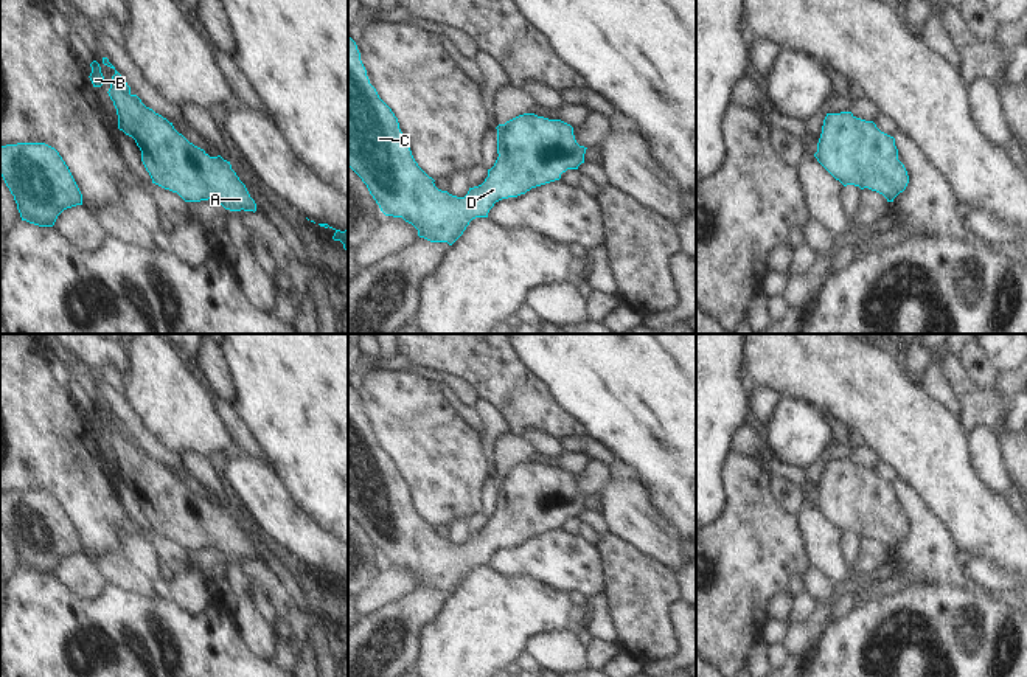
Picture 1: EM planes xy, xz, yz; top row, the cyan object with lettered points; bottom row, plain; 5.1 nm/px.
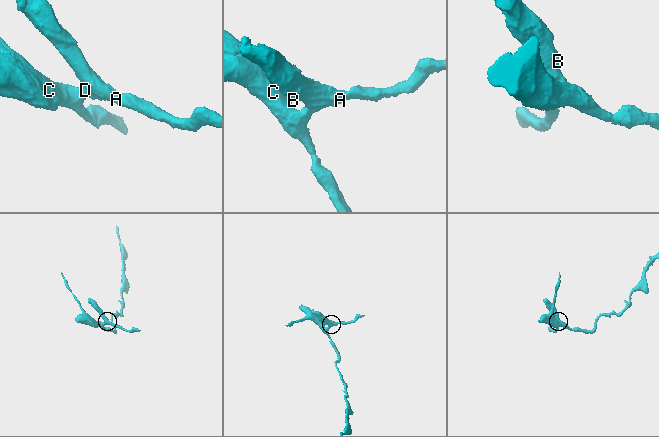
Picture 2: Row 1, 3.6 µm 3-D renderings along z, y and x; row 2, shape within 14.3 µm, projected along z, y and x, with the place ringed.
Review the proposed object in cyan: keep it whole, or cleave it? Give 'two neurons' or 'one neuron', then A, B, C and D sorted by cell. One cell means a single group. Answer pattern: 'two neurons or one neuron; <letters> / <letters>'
one neuron; A B C D

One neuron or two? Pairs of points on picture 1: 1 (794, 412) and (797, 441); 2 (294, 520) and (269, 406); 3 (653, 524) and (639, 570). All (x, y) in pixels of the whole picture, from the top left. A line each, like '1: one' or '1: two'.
1: one
2: two
3: two

